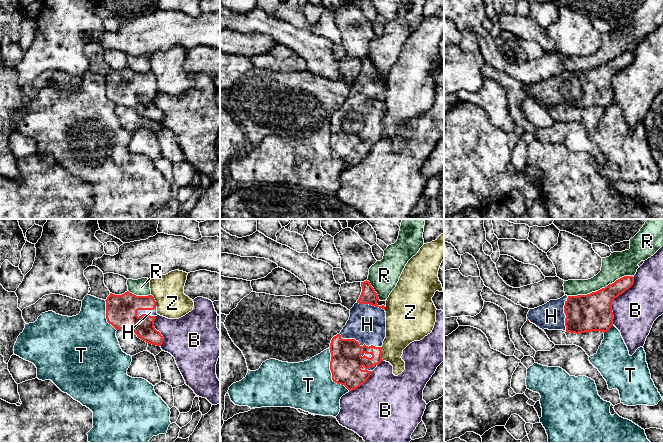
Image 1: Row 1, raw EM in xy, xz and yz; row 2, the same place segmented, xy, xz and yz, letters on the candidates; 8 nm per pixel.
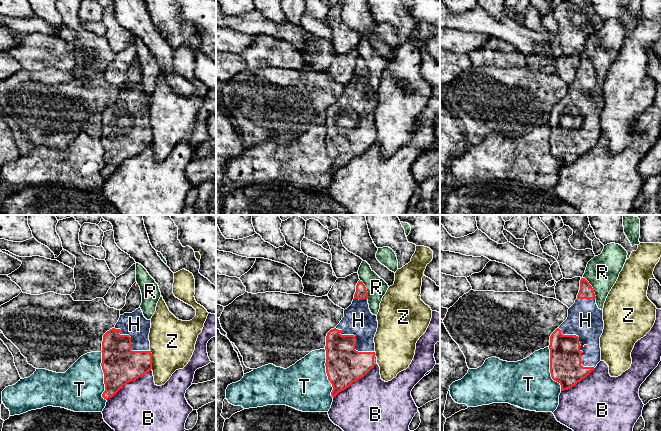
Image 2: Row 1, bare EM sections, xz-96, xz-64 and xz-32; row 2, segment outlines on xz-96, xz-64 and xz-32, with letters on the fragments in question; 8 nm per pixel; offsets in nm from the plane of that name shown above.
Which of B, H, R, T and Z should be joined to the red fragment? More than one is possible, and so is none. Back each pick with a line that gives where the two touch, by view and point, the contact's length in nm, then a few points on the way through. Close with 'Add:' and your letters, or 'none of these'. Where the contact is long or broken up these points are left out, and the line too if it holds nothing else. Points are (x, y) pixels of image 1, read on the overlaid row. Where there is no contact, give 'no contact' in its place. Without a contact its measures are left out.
H: xz (358, 343) | 360 nm
Add: H

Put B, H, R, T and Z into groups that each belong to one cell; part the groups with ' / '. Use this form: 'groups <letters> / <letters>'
groups B / H / R Z / T

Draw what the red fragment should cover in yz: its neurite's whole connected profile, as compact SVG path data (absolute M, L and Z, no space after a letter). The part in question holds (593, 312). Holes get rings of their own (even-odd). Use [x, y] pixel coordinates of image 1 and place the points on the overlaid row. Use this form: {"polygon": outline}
{"polygon": "M624 276L587 295L563 296L530 309L527 321L540 329L570 333L607 332L613 325L612 302L634 283L633 276Z"}

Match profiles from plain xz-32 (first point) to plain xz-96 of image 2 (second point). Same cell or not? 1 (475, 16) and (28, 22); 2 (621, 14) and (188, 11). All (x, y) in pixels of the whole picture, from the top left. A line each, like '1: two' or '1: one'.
1: one
2: two

